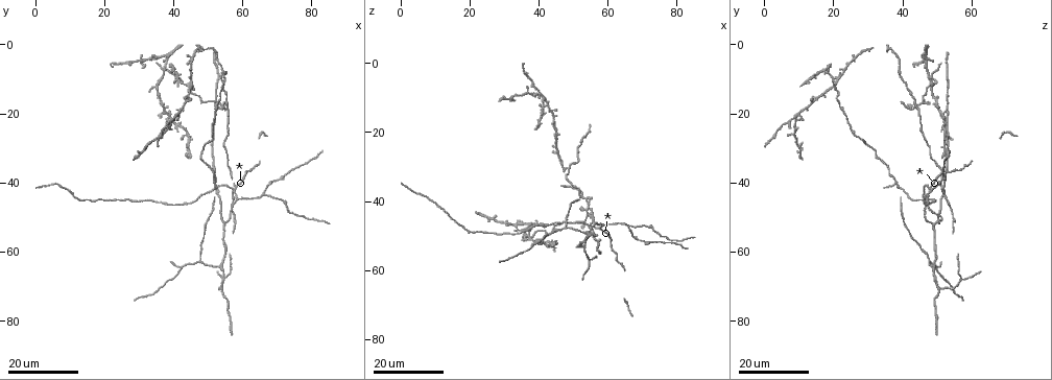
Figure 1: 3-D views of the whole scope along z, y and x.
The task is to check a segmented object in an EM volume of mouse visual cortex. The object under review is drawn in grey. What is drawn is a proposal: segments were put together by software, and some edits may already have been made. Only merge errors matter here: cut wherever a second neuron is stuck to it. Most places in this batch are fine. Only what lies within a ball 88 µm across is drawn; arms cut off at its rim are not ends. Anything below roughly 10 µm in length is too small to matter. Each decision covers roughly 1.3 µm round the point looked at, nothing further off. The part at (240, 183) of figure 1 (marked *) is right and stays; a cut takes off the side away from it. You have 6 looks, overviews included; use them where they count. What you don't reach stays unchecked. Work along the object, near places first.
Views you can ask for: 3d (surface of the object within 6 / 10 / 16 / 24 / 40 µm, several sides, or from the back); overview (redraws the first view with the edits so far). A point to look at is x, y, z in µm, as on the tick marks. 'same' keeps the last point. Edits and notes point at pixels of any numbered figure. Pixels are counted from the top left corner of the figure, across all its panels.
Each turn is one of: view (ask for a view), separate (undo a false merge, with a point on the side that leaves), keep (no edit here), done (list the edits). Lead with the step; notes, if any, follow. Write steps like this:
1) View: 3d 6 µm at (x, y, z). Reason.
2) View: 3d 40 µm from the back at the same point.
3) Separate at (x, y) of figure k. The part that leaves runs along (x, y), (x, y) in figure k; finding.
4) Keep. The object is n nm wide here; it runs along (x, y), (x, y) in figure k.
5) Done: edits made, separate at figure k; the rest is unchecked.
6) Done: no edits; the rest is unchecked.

View: 3d 16 µm at (47.0, 63.5, 47.0). Arms part here.

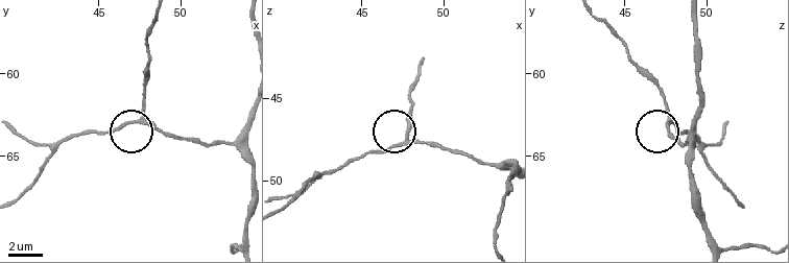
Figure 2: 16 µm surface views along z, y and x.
View: 3d 6 µm at (47.5, 62.8, 47.8).

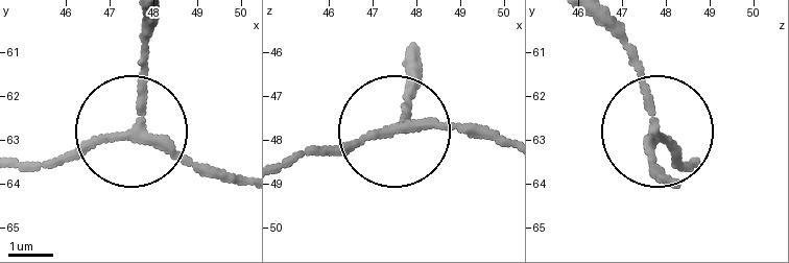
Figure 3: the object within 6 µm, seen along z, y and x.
Keep. The side arm is 27 µm long; it runs along (671, 178), (649, 156), (661, 134), (683, 167) in figure 3; all the same neuron.

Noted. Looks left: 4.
View: 3d 24 µm at (66.0, 43.0, 46.5). Arms part here.

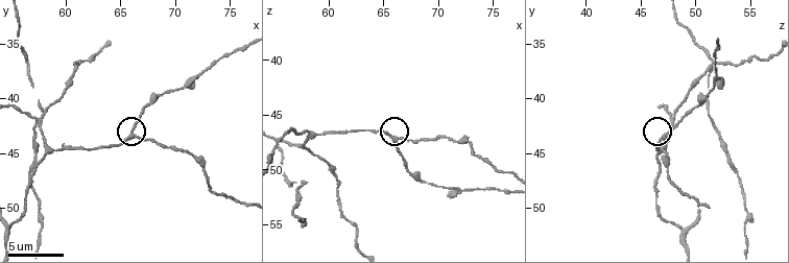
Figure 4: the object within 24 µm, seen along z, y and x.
View: 3d 10 µm at (66.0, 43.4, 47.4). Zoom in.

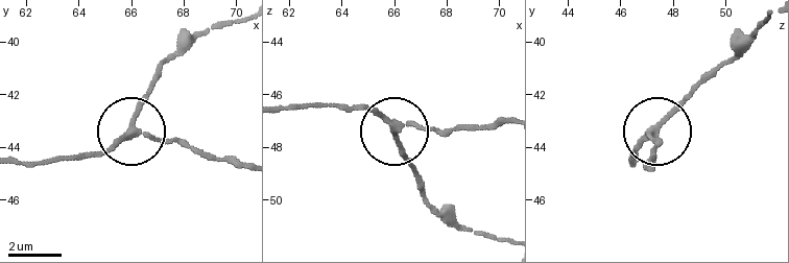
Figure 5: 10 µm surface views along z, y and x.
Keep. The object is 210 nm wide here; it runs along (21, 165), (102, 151), (128, 133), (176, 138), (208, 151) in figure 5; continuous, no second neuron.

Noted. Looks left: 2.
View: 3d 16 µm at (55.5, 18.5, 45.0). Arms part here.

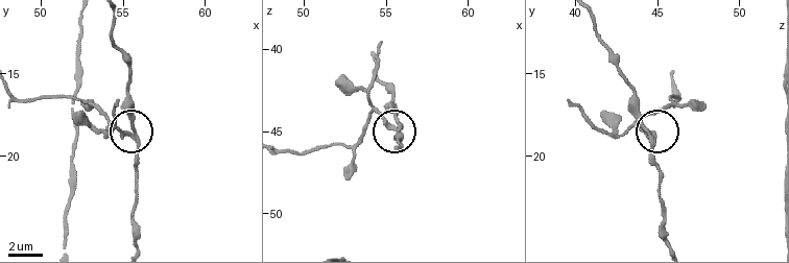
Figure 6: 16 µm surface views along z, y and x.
View: 3d 10 µm at (55.0, 18.7, 44.4).

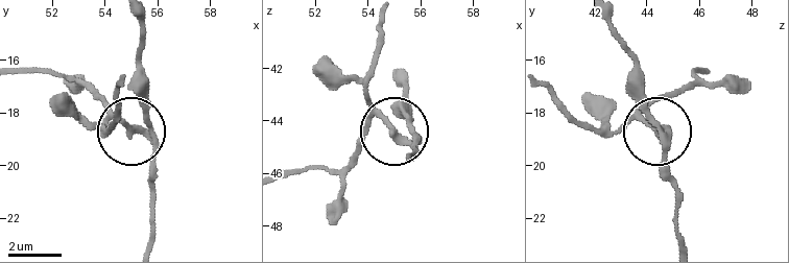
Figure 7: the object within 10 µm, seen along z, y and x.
Separate at (123, 119) of figure 7. Two neurons meet here.

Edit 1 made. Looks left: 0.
Done: edits made, separate at figure 7; the rest is unchecked.

